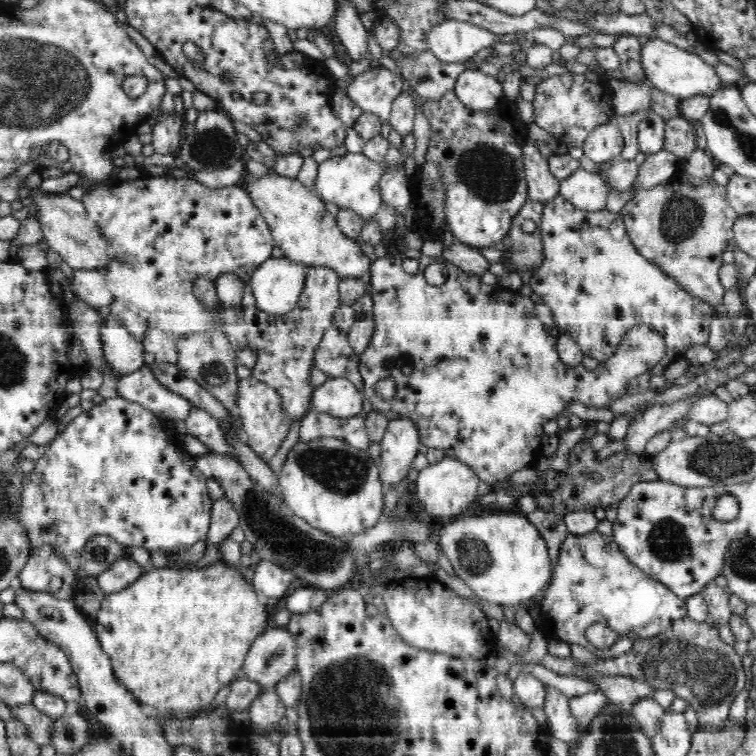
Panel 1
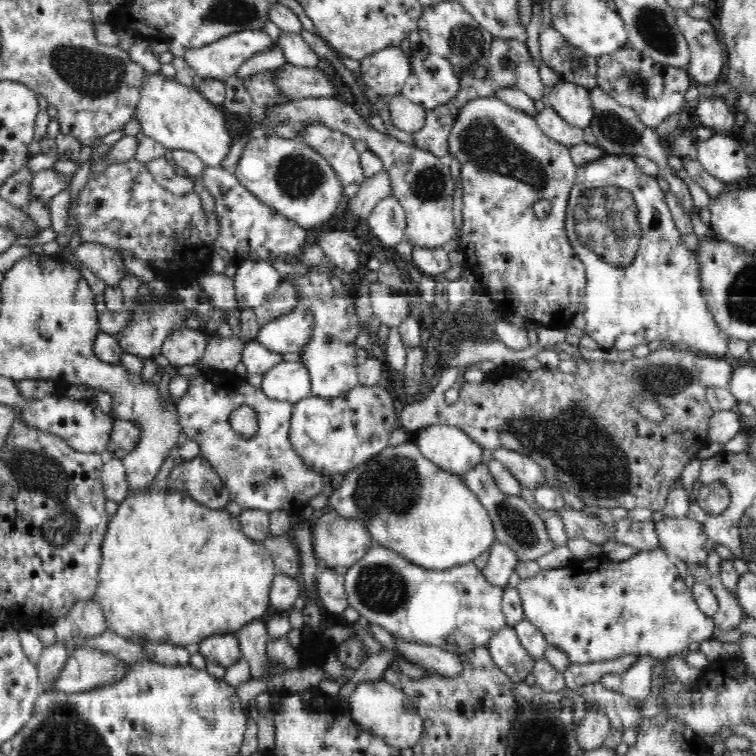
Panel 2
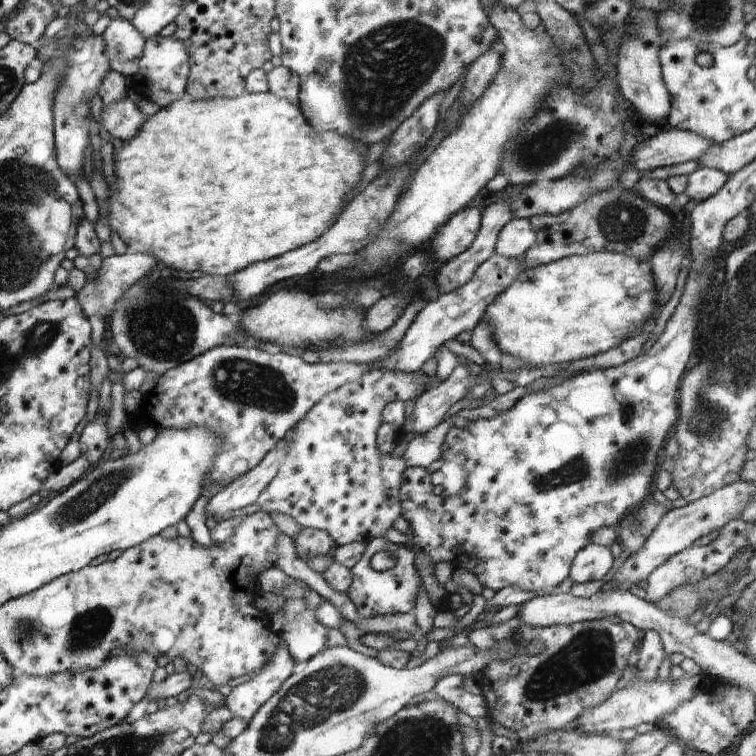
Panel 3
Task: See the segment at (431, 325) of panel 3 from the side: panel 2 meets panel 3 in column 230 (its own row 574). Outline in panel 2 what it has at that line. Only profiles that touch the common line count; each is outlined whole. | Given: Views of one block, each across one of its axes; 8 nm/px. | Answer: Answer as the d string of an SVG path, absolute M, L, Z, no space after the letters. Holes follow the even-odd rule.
M373 544L358 562L348 567L345 591L349 606L368 622L378 624L406 641L439 646L459 656L474 647L486 646L494 634L507 626L501 607L503 587L488 583L473 562L446 570L432 570L408 561L391 548Z

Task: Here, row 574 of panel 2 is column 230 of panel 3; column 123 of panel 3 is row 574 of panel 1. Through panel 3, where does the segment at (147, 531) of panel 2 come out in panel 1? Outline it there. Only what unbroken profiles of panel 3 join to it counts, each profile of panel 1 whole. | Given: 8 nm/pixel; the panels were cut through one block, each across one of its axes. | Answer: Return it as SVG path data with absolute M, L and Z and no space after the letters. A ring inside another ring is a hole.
M218 560L204 567L202 569L182 568L181 570L150 568L147 574L142 574L141 578L135 580L126 588L123 588L117 593L107 595L105 602L100 606L101 609L98 610L98 616L96 616L96 623L94 624L95 633L102 645L103 651L110 657L116 680L120 684L123 684L142 706L158 708L160 712L172 714L174 717L193 715L198 710L210 710L210 702L214 700L214 696L224 686L230 685L241 675L240 671L251 644L266 630L266 626L268 626L268 611L266 611L264 600L255 591L252 583L250 584L241 576L236 566Z

